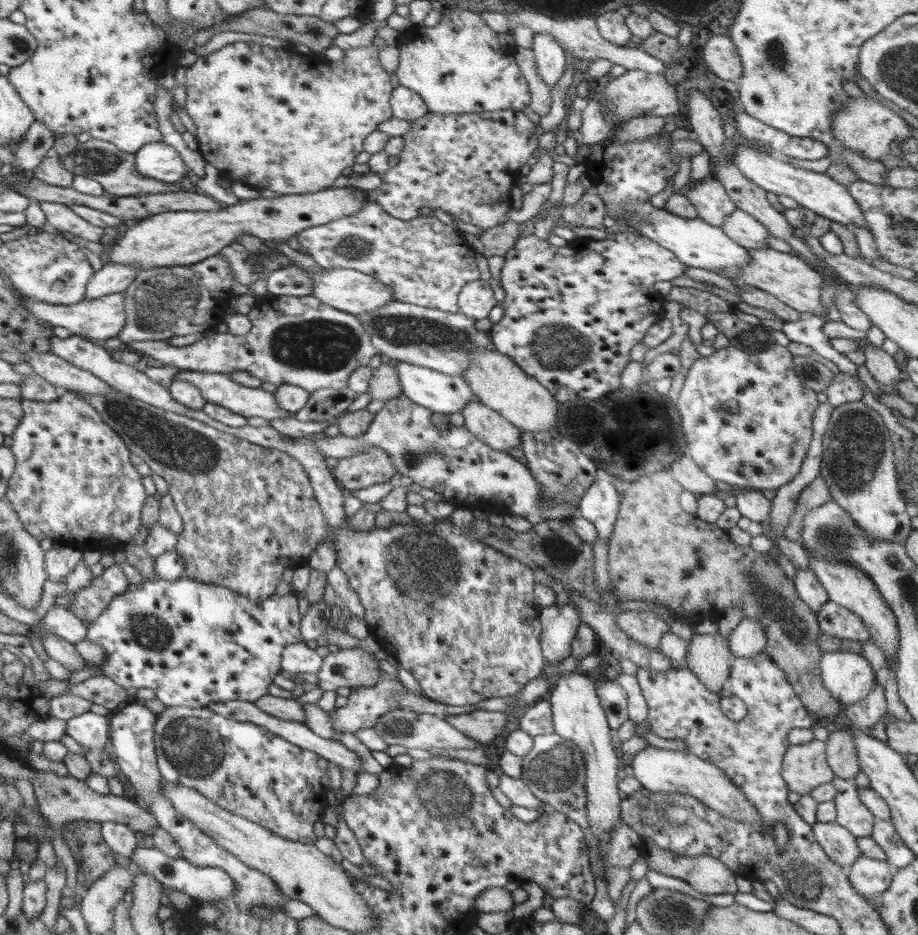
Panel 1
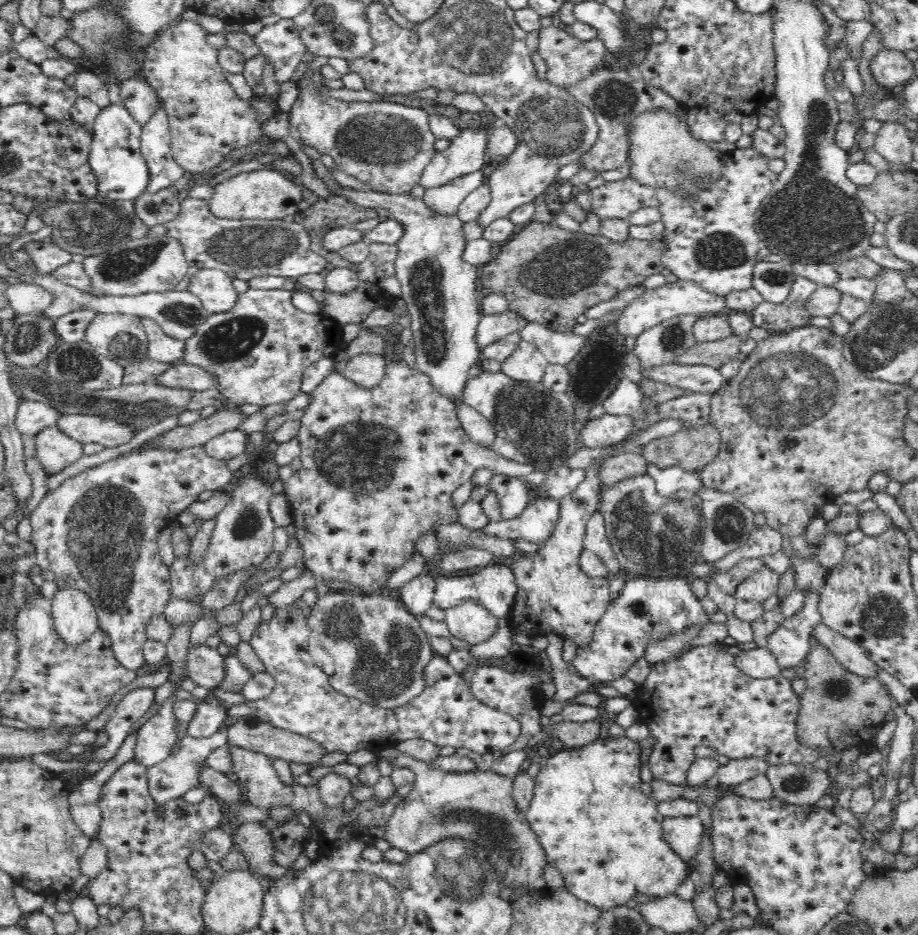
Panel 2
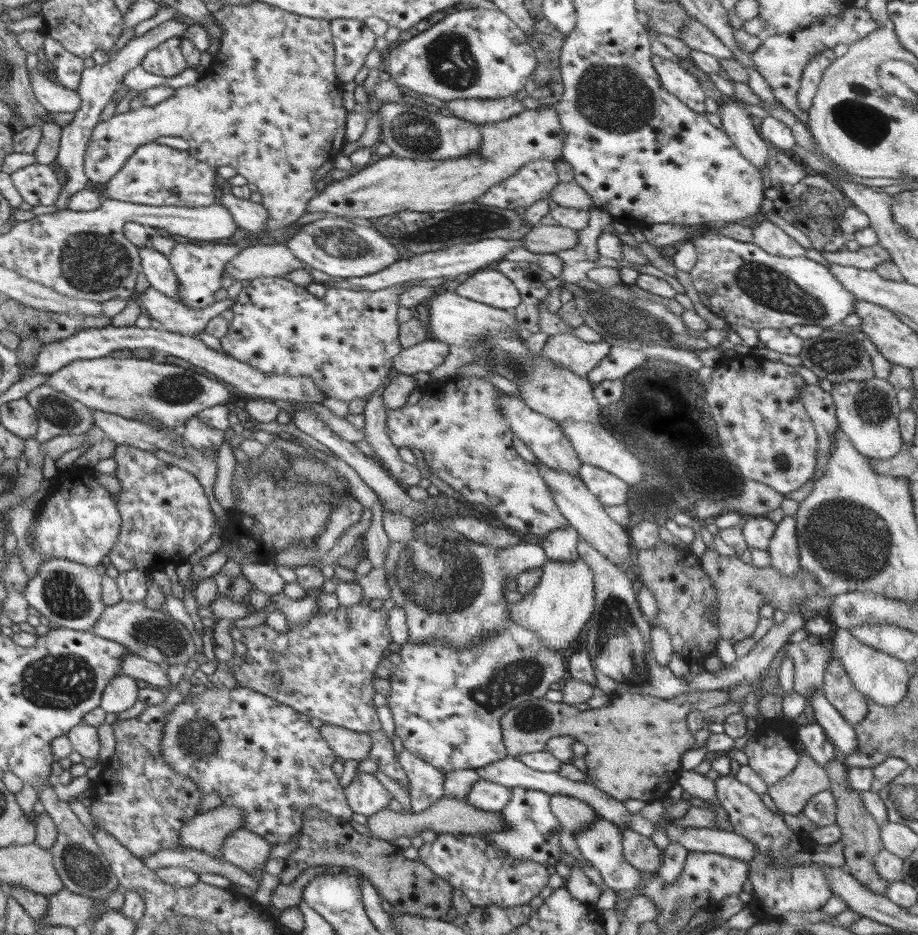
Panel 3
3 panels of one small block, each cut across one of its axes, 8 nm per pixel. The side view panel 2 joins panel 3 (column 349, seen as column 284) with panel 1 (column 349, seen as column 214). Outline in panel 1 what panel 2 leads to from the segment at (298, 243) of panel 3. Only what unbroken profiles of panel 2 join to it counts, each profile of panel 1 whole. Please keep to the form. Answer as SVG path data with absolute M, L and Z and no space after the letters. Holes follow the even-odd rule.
M372 200L354 215L300 232L297 242L302 252L323 268L363 272L390 287L396 301L426 309L459 312L457 300L462 287L480 278L474 250L464 234L440 222L433 214L410 221L390 217Z

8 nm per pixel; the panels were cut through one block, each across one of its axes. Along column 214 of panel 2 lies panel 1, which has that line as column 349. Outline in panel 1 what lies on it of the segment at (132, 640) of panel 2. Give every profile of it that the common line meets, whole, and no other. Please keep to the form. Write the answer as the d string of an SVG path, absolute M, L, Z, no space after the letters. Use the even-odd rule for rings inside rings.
M369 446L364 453L352 458L338 459L332 472L343 489L358 491L373 484L390 482L397 470L386 450Z

